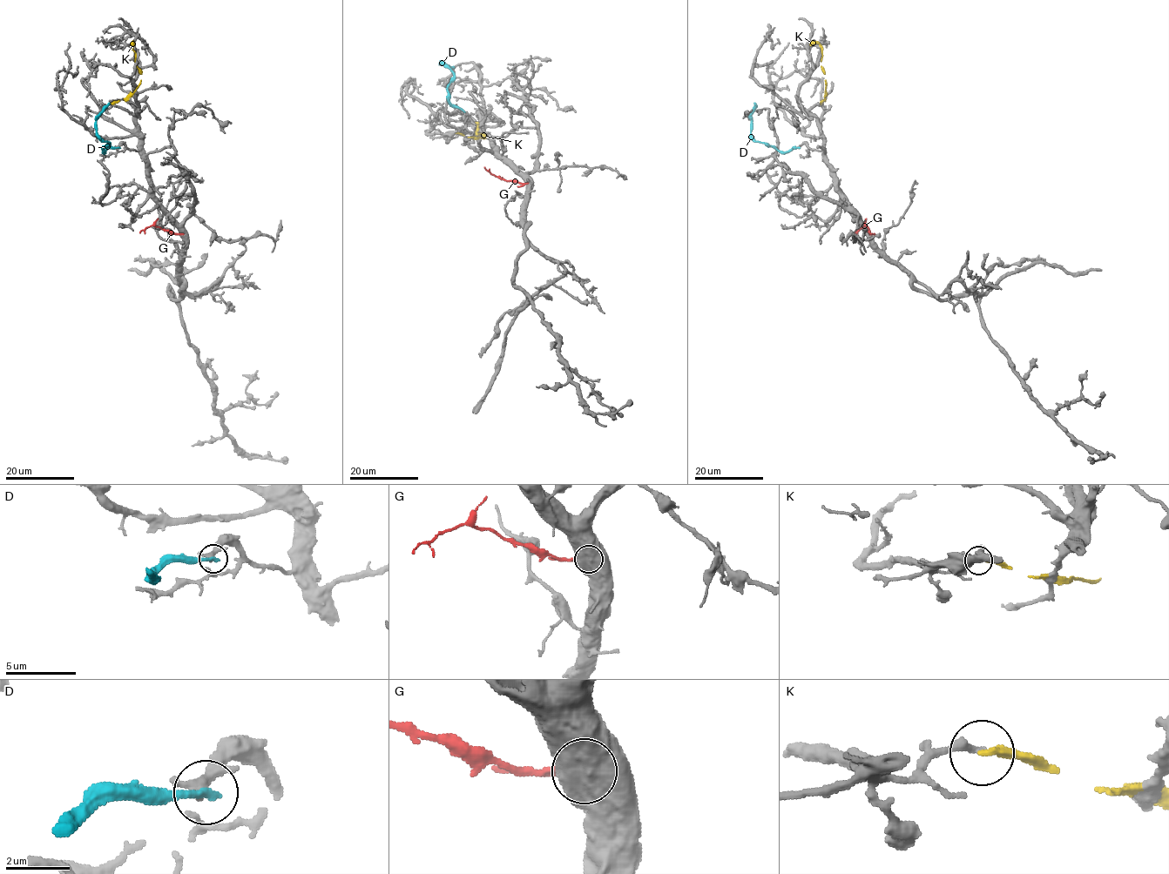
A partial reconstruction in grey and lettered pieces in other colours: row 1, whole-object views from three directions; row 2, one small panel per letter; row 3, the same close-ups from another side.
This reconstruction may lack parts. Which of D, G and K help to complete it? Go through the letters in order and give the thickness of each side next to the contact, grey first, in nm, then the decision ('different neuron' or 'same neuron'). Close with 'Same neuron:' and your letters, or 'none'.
D: 280/280 nm | different neuron
G: 750/240 nm | different neuron
K: 280/360 nm | different neuron
Same neuron: none

